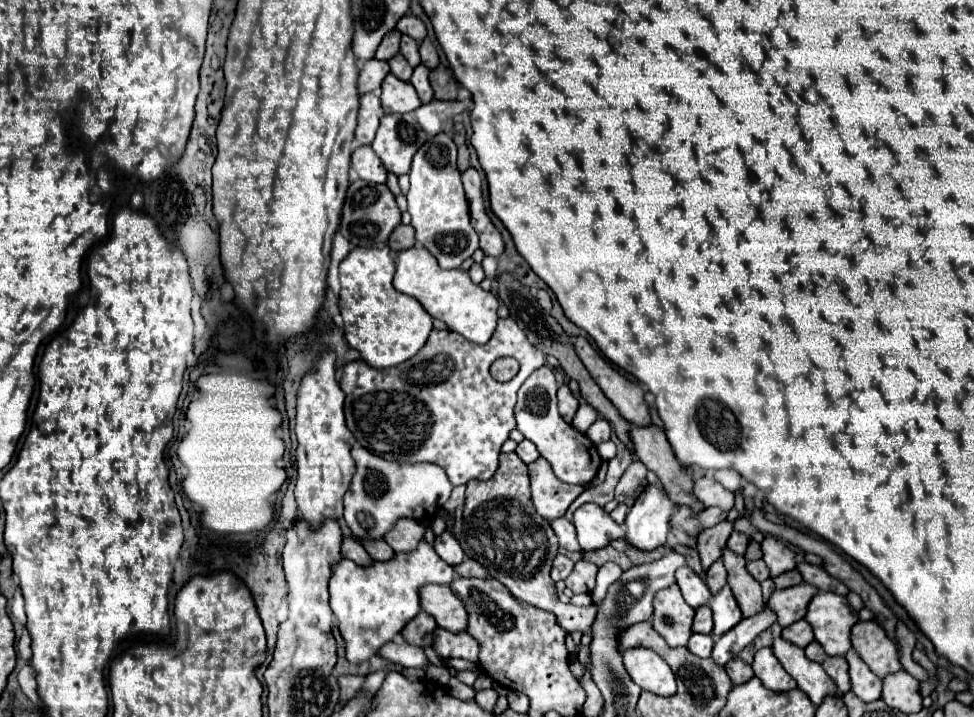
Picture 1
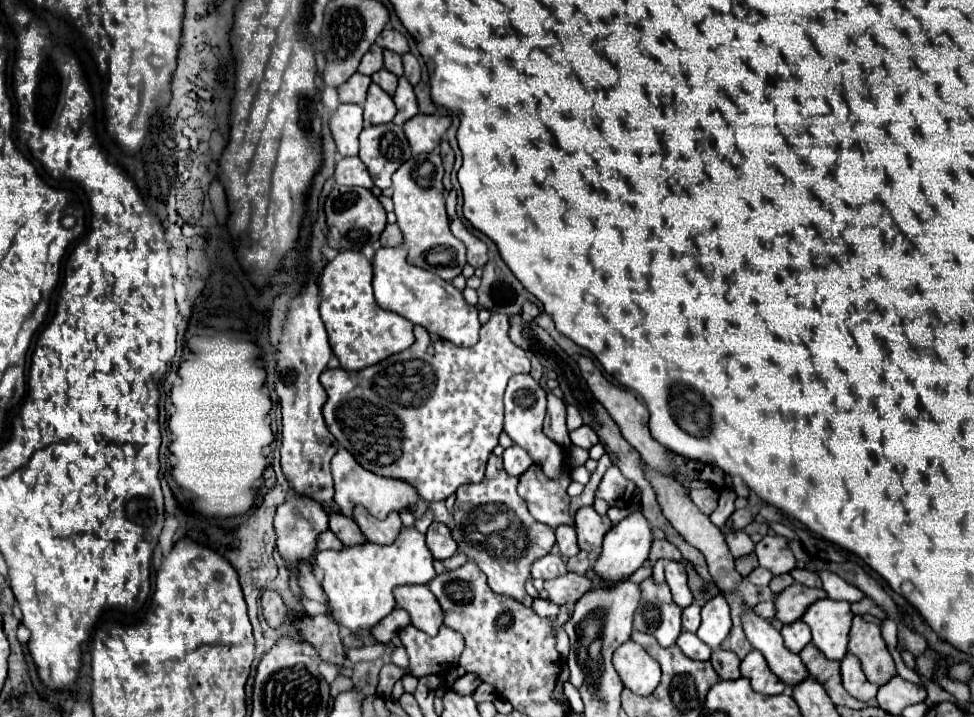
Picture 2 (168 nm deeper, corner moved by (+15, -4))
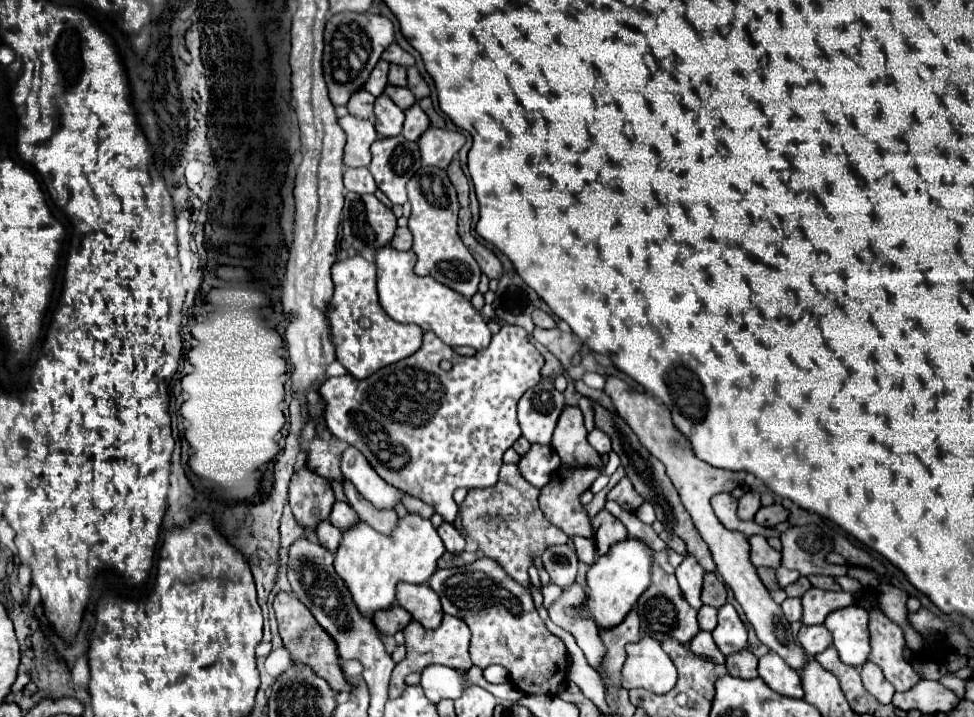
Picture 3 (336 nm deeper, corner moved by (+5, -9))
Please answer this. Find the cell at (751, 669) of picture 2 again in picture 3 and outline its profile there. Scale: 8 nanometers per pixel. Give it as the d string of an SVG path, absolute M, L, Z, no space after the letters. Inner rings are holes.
M768 653L768 655L760 657L758 673L776 693L786 695L786 697L794 697L794 699L804 697L800 675L780 655Z

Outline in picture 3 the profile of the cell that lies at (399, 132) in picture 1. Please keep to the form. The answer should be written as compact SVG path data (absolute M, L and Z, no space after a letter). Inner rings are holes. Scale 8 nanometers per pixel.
M398 135L374 141L370 151L372 163L368 169L374 175L378 189L394 205L404 205L408 201L406 183L420 169L418 145Z

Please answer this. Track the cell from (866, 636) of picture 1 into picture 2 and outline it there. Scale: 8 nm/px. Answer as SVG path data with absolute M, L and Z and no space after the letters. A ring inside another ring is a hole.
M854 616L852 620L848 652L860 660L864 676L878 686L882 686L896 674L894 660L880 636L878 624L866 622L862 620L862 616Z

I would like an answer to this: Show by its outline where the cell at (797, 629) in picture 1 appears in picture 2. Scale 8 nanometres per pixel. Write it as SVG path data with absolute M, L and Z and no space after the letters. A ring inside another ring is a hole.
M796 620L792 624L786 624L782 630L780 630L782 638L784 638L784 646L792 652L800 652L810 640L812 640L812 634L810 634L810 628L802 622L802 620Z

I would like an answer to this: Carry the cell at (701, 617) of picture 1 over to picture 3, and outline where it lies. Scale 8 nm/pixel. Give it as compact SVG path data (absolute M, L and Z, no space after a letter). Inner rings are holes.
M702 605L698 611L698 623L702 631L712 631L716 627L716 609L710 605Z

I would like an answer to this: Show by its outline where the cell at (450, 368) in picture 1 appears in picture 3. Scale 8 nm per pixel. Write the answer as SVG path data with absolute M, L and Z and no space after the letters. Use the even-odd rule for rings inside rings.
M502 325L502 329L492 335L490 345L472 357L462 357L452 347L446 347L434 333L424 333L424 343L414 355L376 371L368 379L354 379L352 375L330 377L320 385L318 393L326 403L324 423L336 439L362 451L386 483L432 505L444 521L454 525L458 505L452 493L458 487L496 485L504 451L522 435L516 419L518 399L540 381L542 365L544 357L518 325ZM442 359L452 363L450 371L440 369Z

